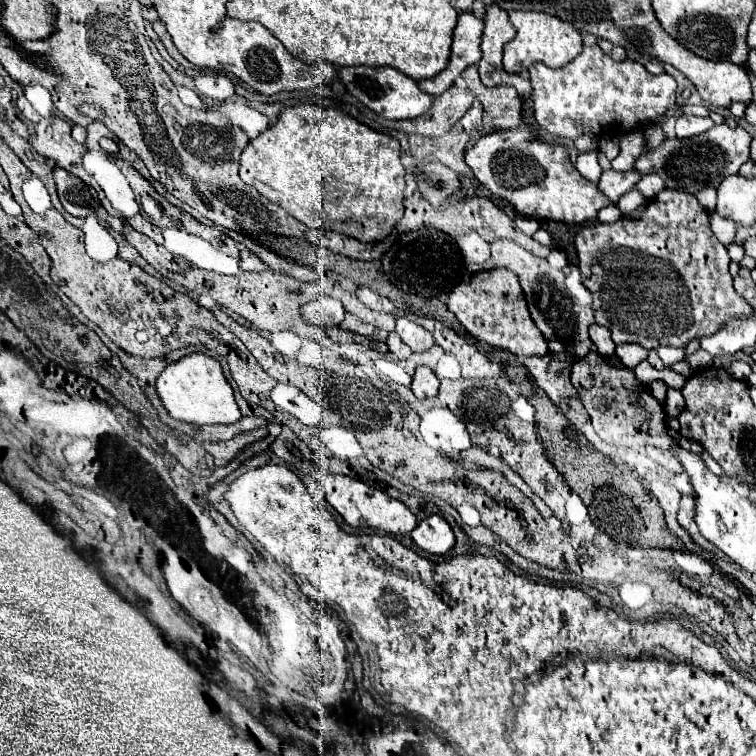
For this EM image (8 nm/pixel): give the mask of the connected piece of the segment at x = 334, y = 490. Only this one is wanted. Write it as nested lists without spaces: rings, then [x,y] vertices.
[[[325,476],[323,478],[323,490],[327,494],[329,504],[353,528],[369,526],[369,528],[377,528],[377,530],[381,530],[385,534],[409,534],[417,526],[415,514],[403,502],[387,496],[385,492],[373,488],[371,484],[367,484],[367,482],[359,480],[359,478],[351,478],[351,476]]]

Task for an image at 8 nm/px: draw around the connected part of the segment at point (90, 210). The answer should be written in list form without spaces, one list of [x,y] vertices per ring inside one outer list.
[[[59,166],[53,170],[53,176],[55,176],[57,190],[59,190],[59,200],[71,216],[87,218],[87,216],[95,214],[95,210],[101,204],[99,204],[97,192],[91,186],[87,186],[81,178],[73,176],[71,172],[67,172]]]

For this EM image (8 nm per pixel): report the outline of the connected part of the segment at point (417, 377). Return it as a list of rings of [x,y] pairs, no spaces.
[[[419,366],[413,374],[413,382],[411,382],[411,390],[417,398],[429,398],[429,396],[437,396],[439,392],[439,378],[435,376],[435,372],[429,366]]]

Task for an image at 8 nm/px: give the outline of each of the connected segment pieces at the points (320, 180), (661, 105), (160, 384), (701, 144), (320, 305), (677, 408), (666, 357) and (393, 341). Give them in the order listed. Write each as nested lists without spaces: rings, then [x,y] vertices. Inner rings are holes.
[[[313,104],[283,108],[277,122],[247,144],[241,154],[239,174],[245,184],[257,188],[269,200],[275,200],[275,204],[285,208],[305,226],[353,236],[363,244],[385,240],[403,216],[405,168],[400,162],[399,140],[361,124],[335,108],[323,110]]]
[[[585,46],[583,52],[569,62],[563,68],[547,68],[545,64],[537,62],[529,68],[531,74],[531,86],[533,86],[533,102],[535,102],[535,120],[549,130],[553,136],[565,136],[575,140],[581,134],[593,134],[599,136],[603,130],[611,130],[613,134],[625,132],[629,128],[647,126],[649,122],[655,122],[657,118],[663,118],[665,110],[675,104],[677,96],[677,84],[669,74],[651,74],[641,66],[639,62],[625,60],[625,62],[613,62],[609,56],[605,56],[597,46]]]
[[[187,354],[181,360],[171,362],[157,378],[157,392],[163,406],[169,410],[173,418],[195,426],[233,424],[241,418],[231,384],[223,374],[221,364],[207,354]]]
[[[727,124],[723,126],[713,126],[709,132],[703,136],[693,136],[687,140],[665,140],[661,146],[655,150],[643,152],[635,160],[635,168],[641,174],[659,174],[665,182],[665,188],[671,190],[683,190],[687,194],[695,194],[703,186],[715,186],[729,174],[737,174],[741,164],[749,160],[749,144],[751,144],[751,134],[747,130],[739,128],[729,128]]]
[[[321,296],[321,298],[301,306],[301,316],[309,324],[317,324],[321,328],[339,326],[341,320],[343,320],[343,314],[345,314],[343,304],[337,298],[331,298],[331,296]]]
[[[669,388],[667,390],[667,404],[665,404],[667,418],[677,418],[683,412],[683,408],[685,408],[685,400],[683,400],[681,392]]]
[[[659,346],[659,348],[657,348],[657,352],[659,352],[659,356],[661,356],[661,360],[663,360],[663,364],[665,364],[665,366],[673,366],[675,362],[679,362],[679,360],[683,360],[683,358],[685,358],[685,350],[681,350],[681,348]]]
[[[391,332],[389,334],[389,338],[387,338],[387,346],[389,346],[389,352],[391,354],[395,354],[397,358],[409,358],[413,352],[411,352],[411,348],[395,334],[395,332]]]

